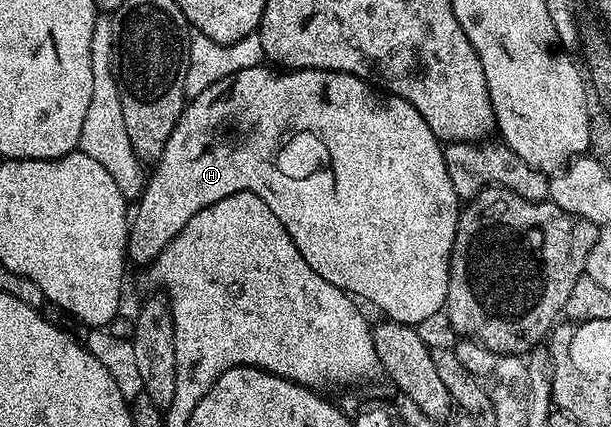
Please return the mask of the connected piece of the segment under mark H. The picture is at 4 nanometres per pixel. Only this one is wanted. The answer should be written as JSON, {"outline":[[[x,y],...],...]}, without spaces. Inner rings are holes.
{"outline":[[[260,64],[244,71],[236,71],[220,79],[220,83],[212,83],[212,87],[208,87],[208,91],[204,91],[199,97],[187,100],[176,127],[172,127],[172,135],[168,135],[168,143],[160,159],[153,164],[154,174],[145,178],[142,196],[137,198],[135,204],[138,206],[135,209],[133,206],[126,235],[127,258],[133,264],[135,261],[143,267],[149,266],[184,228],[188,219],[192,219],[192,215],[196,215],[204,207],[212,207],[212,203],[228,199],[228,195],[251,193],[268,203],[268,211],[272,211],[272,215],[280,219],[284,231],[288,231],[292,243],[296,243],[296,251],[304,255],[304,263],[308,263],[308,267],[312,267],[312,271],[316,271],[320,279],[328,279],[332,287],[340,287],[351,297],[363,302],[371,301],[382,315],[396,323],[422,327],[429,317],[434,317],[437,313],[439,316],[448,295],[450,252],[456,239],[460,212],[460,198],[456,195],[452,179],[448,177],[448,167],[444,163],[443,142],[438,140],[432,127],[424,123],[424,115],[420,115],[420,111],[416,111],[412,103],[393,95],[383,95],[369,81],[362,81],[351,73],[334,73],[331,69],[279,71],[274,67],[266,68],[265,64]]]}

